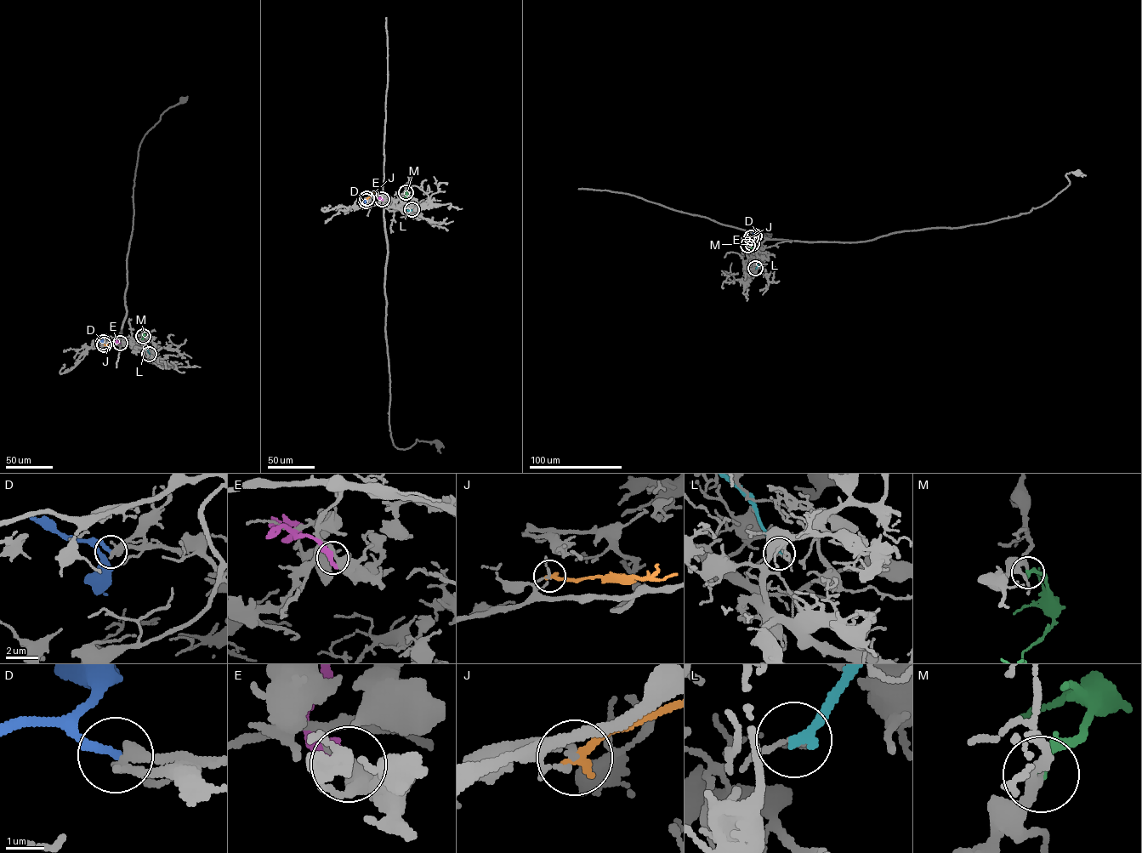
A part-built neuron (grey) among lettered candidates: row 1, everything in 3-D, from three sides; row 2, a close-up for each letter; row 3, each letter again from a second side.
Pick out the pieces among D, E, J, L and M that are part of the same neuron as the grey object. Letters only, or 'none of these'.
M

